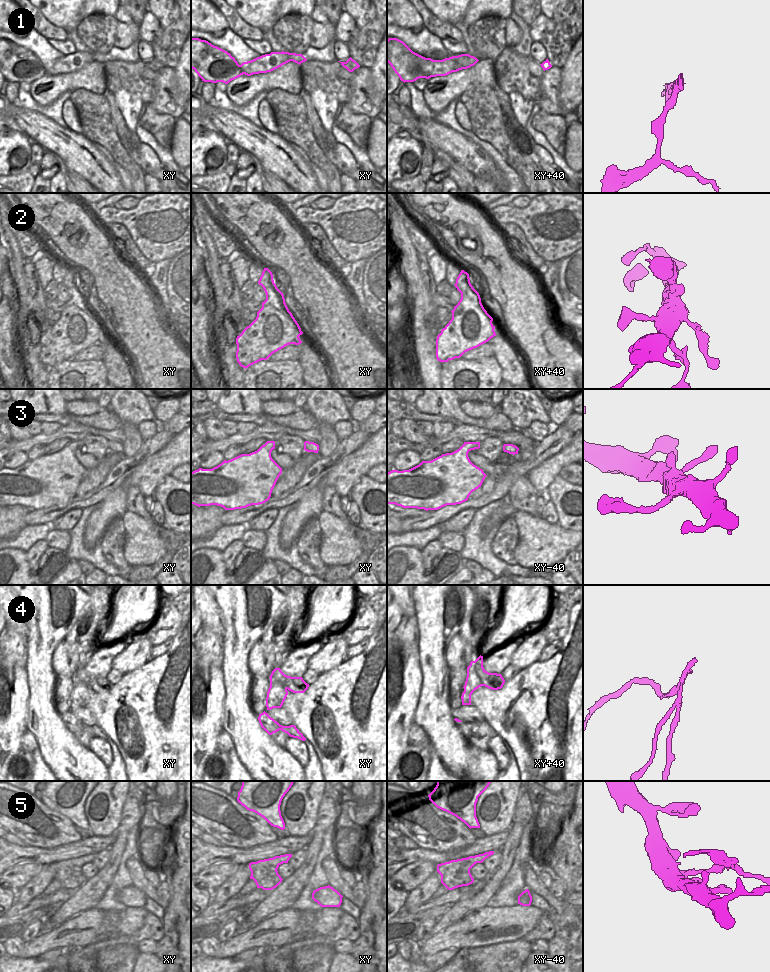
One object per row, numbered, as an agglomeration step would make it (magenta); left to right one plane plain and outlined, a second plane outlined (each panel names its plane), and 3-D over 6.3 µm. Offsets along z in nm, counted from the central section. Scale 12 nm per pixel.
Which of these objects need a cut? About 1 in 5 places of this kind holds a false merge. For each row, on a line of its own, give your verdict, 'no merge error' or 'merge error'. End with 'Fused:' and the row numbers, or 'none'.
1: merge error
2: no merge error
3: no merge error
4: merge error
5: merge error
Fused: 1, 4, 5

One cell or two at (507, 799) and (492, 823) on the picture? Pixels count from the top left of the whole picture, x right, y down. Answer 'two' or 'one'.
one

